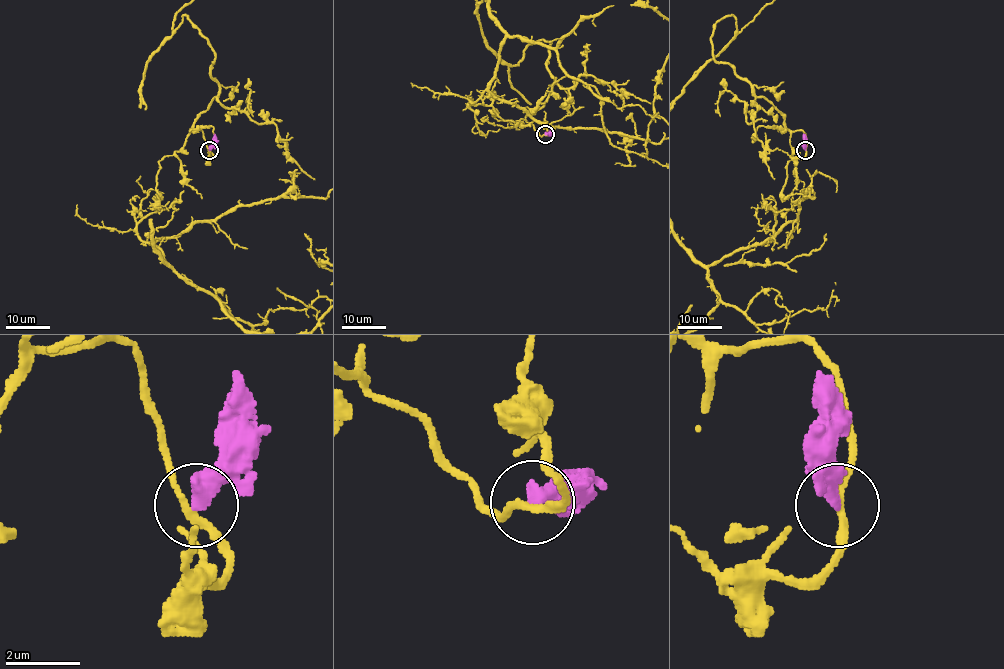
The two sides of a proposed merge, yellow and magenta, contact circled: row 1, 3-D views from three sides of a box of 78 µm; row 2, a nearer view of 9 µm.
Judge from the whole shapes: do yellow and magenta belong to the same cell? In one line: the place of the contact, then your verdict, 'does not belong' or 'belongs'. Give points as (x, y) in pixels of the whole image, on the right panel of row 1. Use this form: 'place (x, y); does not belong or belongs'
place (805, 150); does not belong

